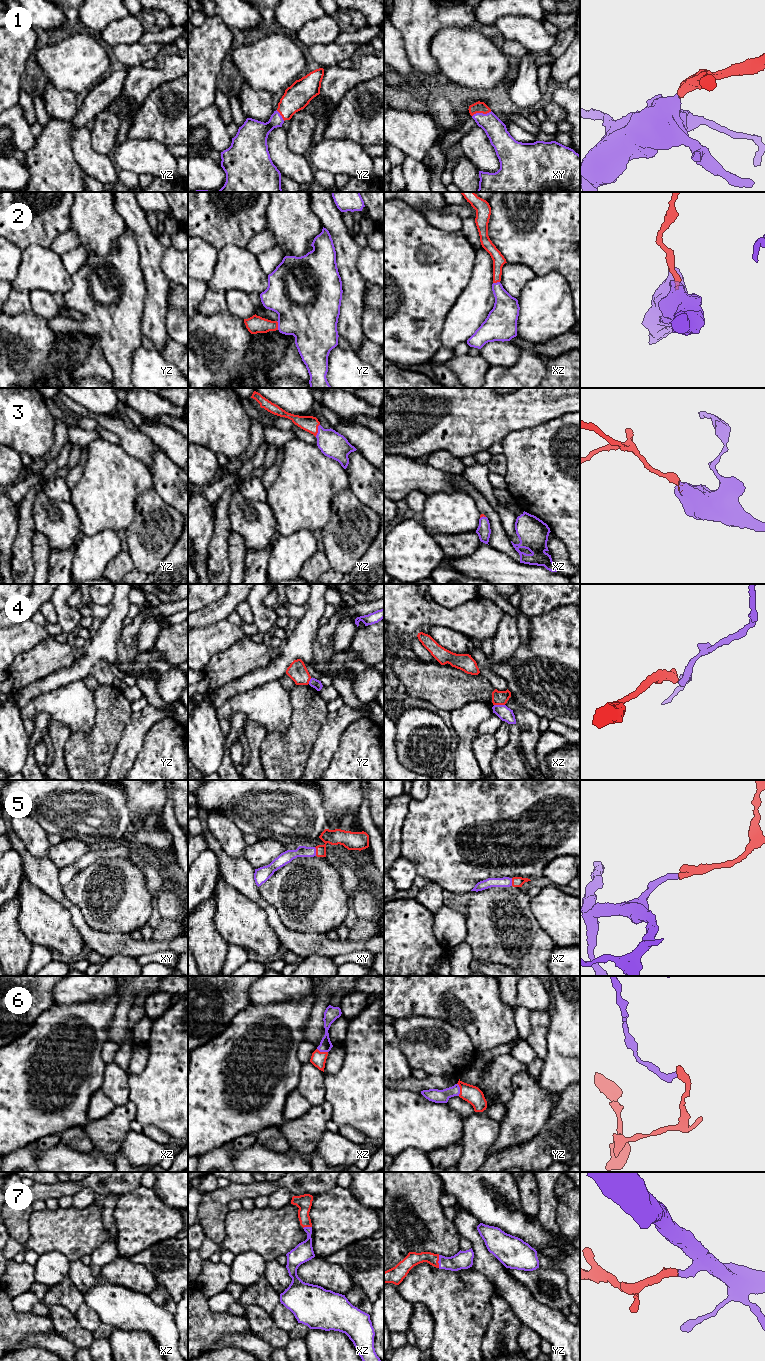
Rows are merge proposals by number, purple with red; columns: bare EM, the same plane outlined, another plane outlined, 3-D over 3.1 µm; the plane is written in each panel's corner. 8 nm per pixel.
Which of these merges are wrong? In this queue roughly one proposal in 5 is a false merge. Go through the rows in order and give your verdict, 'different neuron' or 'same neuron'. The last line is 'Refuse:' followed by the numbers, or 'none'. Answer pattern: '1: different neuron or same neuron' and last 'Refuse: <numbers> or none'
1: same neuron
2: same neuron
3: same neuron
4: different neuron
5: same neuron
6: same neuron
7: same neuron
Refuse: 4

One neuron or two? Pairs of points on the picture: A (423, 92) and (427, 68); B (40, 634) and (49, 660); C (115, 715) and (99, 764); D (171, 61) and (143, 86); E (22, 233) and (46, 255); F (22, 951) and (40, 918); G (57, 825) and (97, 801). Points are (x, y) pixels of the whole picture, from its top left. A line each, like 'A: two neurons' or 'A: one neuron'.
A: two neurons
B: two neurons
C: one neuron
D: one neuron
E: two neurons
F: two neurons
G: one neuron

